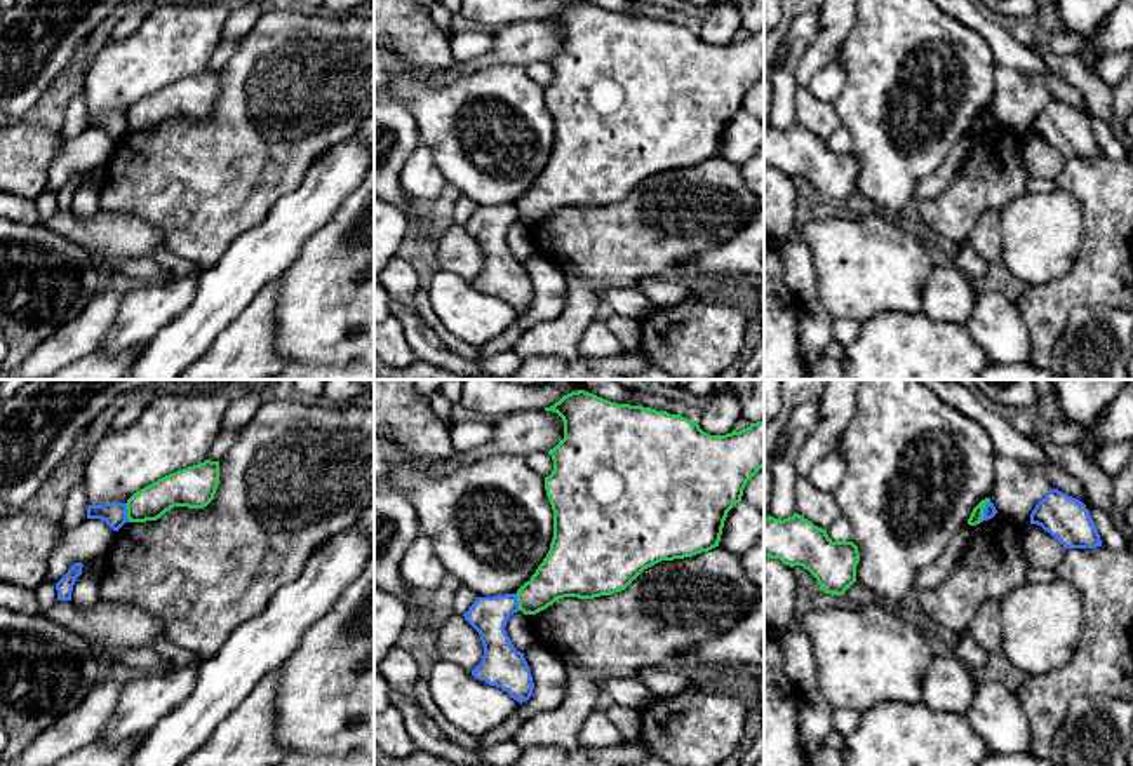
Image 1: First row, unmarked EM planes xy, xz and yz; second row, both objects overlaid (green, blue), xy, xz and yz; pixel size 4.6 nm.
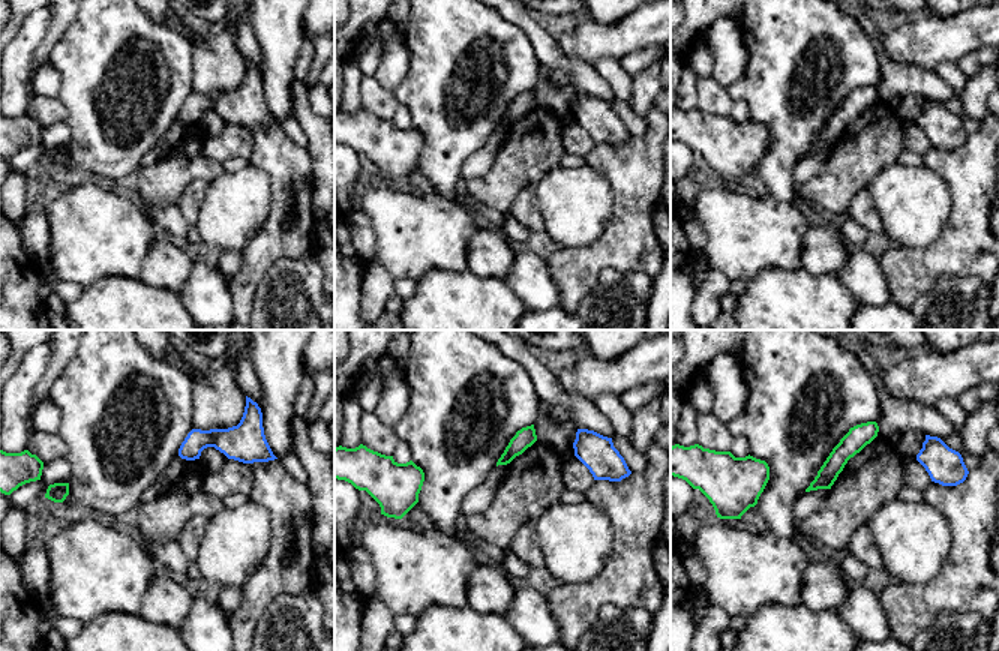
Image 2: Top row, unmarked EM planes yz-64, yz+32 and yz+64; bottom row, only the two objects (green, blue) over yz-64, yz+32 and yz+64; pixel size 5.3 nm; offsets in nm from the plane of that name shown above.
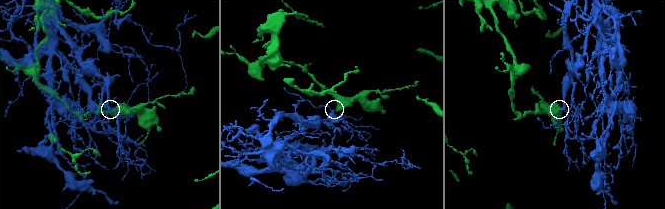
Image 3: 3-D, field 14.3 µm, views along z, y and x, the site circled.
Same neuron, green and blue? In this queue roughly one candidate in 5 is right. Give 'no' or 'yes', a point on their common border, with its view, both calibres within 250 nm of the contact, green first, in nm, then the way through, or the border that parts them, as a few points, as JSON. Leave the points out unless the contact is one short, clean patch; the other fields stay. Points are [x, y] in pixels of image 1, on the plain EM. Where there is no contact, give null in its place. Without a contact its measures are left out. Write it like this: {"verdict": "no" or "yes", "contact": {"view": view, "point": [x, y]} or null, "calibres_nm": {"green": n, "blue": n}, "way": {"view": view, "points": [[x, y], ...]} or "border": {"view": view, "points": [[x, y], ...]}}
{"verdict": "no", "contact": {"view": "yz", "point": [982, 120]}, "calibres_nm": {"green": 60, "blue": 60}, "border": {"view": "yz", "points": [[989, 108], [980, 131]]}}

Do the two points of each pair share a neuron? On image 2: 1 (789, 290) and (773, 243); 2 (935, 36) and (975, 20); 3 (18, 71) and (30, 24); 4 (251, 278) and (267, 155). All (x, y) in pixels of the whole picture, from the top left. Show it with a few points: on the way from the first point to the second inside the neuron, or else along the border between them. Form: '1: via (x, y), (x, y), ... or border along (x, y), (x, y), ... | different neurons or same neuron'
1: border along (801, 267), (764, 267), (749, 281) | different neurons
2: via (945, 36), (956, 36), (965, 30) | same neuron
3: via (18, 59), (18, 53), (29, 36) | same neuron
4: via (267, 248), (278, 237), (282, 185) | same neuron

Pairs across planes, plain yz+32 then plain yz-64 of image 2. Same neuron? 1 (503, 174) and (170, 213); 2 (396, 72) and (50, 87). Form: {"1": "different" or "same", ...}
{"1": "different", "2": "same"}

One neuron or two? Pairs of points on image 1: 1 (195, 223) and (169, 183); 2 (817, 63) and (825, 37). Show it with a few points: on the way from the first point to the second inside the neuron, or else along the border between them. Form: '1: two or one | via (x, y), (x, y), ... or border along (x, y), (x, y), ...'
1: one | via (195, 213), (180, 194)
2: one | via (817, 56), (825, 44)

